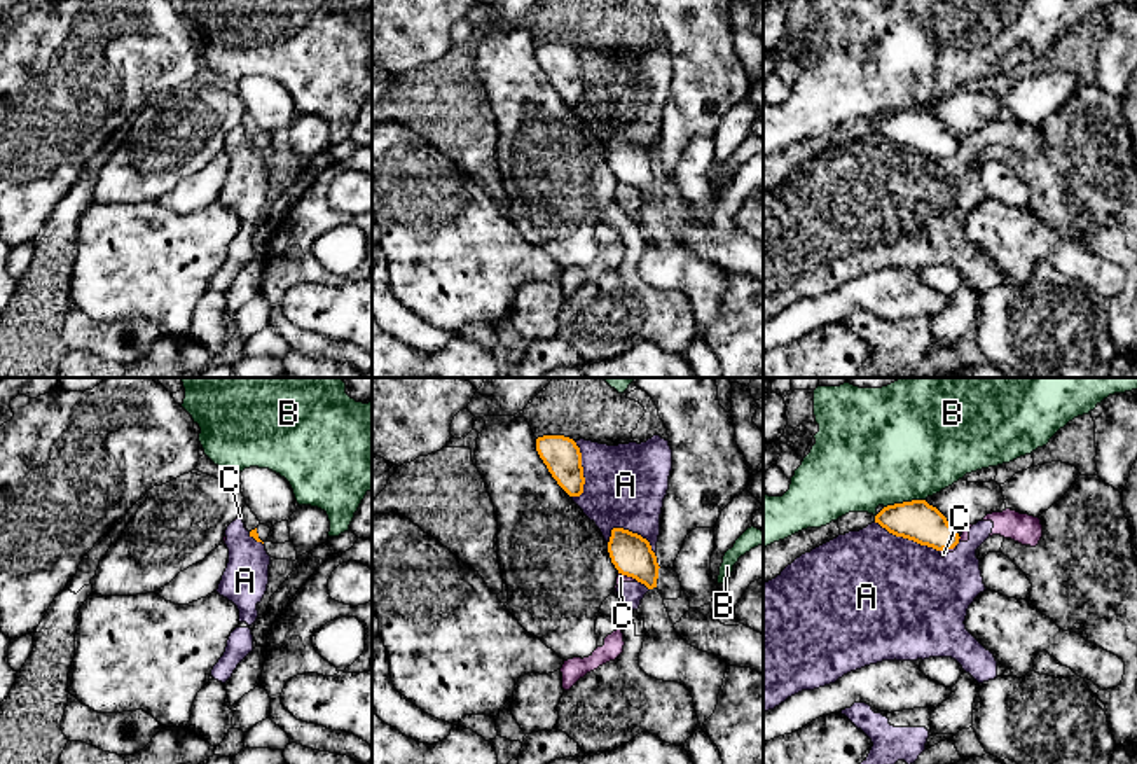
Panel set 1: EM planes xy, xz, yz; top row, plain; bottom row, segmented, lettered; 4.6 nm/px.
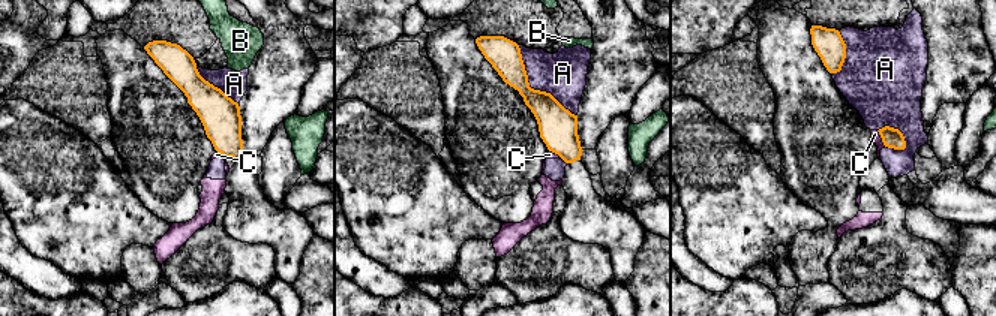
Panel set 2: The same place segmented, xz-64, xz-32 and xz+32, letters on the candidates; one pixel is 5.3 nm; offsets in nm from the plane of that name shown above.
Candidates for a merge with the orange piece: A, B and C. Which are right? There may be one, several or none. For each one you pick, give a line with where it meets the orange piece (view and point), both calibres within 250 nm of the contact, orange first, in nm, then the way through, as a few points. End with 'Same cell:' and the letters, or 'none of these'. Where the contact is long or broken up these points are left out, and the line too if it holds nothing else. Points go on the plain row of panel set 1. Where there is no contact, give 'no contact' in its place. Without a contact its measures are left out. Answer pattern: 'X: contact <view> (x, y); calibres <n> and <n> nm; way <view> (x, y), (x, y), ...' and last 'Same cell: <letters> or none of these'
Same cell: none of these

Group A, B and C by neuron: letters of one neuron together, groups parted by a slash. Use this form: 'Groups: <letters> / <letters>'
Groups: A C / B

